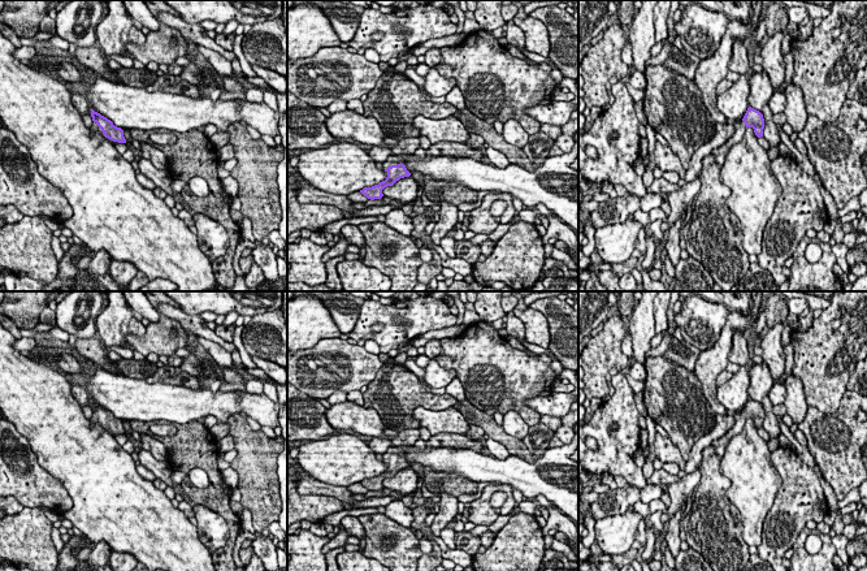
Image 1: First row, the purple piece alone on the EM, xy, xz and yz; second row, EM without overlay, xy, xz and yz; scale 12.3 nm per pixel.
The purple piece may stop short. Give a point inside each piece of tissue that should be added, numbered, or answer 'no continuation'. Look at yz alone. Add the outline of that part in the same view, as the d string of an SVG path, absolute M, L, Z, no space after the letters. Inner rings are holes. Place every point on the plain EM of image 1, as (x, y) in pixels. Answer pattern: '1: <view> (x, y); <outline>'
1: yz (720, 445); M741 411L736 419L736 424L723 437L711 442L711 445L715 447L716 454L720 458L724 457L727 445L731 441L731 438L742 432L745 423L746 423L746 418L745 414Z

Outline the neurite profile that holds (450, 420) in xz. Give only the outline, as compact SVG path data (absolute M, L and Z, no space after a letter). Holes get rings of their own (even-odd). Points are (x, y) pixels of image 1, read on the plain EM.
M416 407L412 415L420 423L420 427L426 428L432 436L439 433L465 434L471 428L465 418L454 407L442 411Z

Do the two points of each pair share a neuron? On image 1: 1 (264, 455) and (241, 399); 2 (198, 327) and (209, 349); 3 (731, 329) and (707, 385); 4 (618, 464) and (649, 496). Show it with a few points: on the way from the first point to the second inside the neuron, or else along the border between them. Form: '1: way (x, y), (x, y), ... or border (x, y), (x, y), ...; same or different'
1: border (245, 416), (233, 414), (226, 423); different
2: border (196, 336), (212, 340), (230, 353); different
3: way (724, 344), (707, 367), (707, 371); same
4: border (647, 483), (640, 491); different

